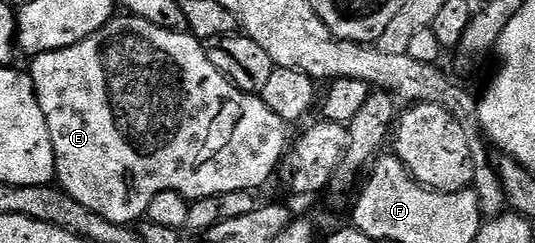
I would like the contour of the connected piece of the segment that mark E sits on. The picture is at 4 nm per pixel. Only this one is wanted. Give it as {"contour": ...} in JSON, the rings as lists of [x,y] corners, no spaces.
{"contour":[[[117,16],[112,22],[99,28],[99,32],[87,36],[87,40],[62,50],[52,50],[46,54],[36,55],[32,62],[33,87],[37,93],[39,104],[43,108],[47,128],[51,132],[51,144],[55,148],[56,181],[61,189],[66,190],[75,200],[79,200],[79,204],[83,204],[83,208],[91,208],[91,212],[103,216],[103,220],[111,220],[111,224],[129,226],[140,223],[149,213],[151,200],[155,200],[155,196],[159,196],[159,192],[168,190],[179,192],[184,198],[190,200],[240,190],[257,192],[257,189],[272,174],[278,173],[281,159],[284,158],[285,151],[291,142],[290,127],[286,122],[271,108],[267,108],[265,101],[257,94],[248,94],[233,82],[226,80],[219,72],[219,68],[215,68],[215,64],[211,64],[211,60],[205,54],[204,45],[188,32],[184,34],[167,32],[142,18]]]}

